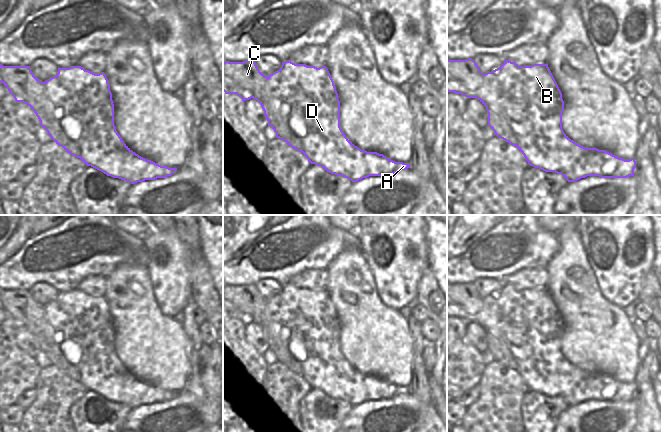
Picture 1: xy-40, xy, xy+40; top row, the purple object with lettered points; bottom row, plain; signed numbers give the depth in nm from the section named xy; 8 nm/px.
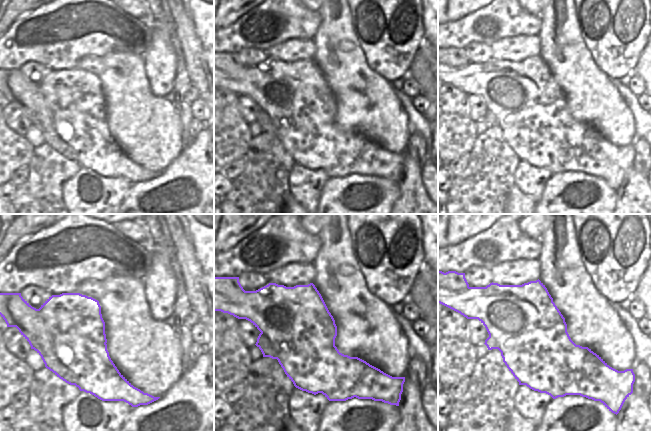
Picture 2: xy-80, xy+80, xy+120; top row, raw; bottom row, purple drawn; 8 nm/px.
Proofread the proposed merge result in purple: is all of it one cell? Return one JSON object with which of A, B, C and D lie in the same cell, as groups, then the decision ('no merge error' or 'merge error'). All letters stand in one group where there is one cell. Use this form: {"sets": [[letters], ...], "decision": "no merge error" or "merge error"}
{"sets": [["A", "B", "D"], ["C"]], "decision": "merge error"}

